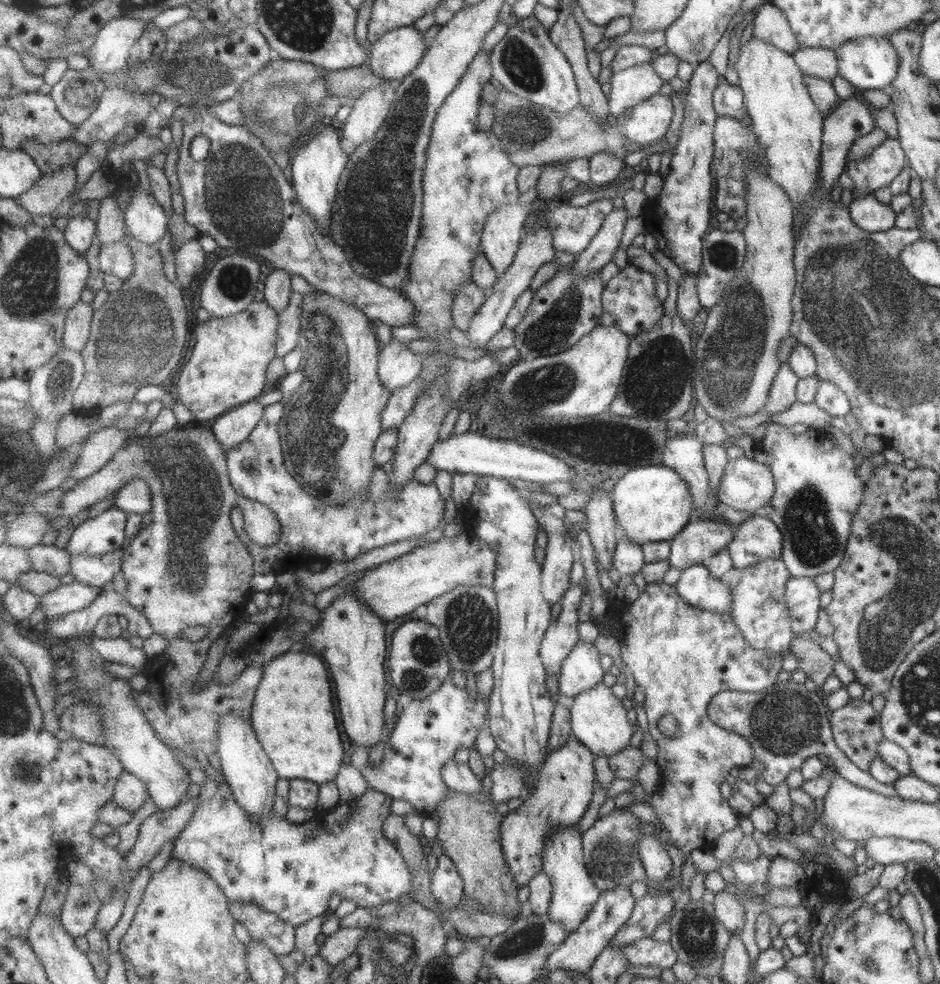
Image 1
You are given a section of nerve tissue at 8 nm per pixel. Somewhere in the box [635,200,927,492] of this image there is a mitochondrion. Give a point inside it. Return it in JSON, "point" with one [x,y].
{"point":[732,362]}

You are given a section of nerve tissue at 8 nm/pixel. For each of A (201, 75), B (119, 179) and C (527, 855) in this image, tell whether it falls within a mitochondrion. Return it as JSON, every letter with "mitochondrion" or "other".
{"A":"mitochondrion","B":"other","C":"other"}

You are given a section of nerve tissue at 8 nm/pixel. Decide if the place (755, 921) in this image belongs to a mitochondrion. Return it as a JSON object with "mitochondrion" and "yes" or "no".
{"mitochondrion":"no"}

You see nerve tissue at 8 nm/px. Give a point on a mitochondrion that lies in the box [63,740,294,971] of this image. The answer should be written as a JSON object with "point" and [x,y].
{"point":[83,903]}

